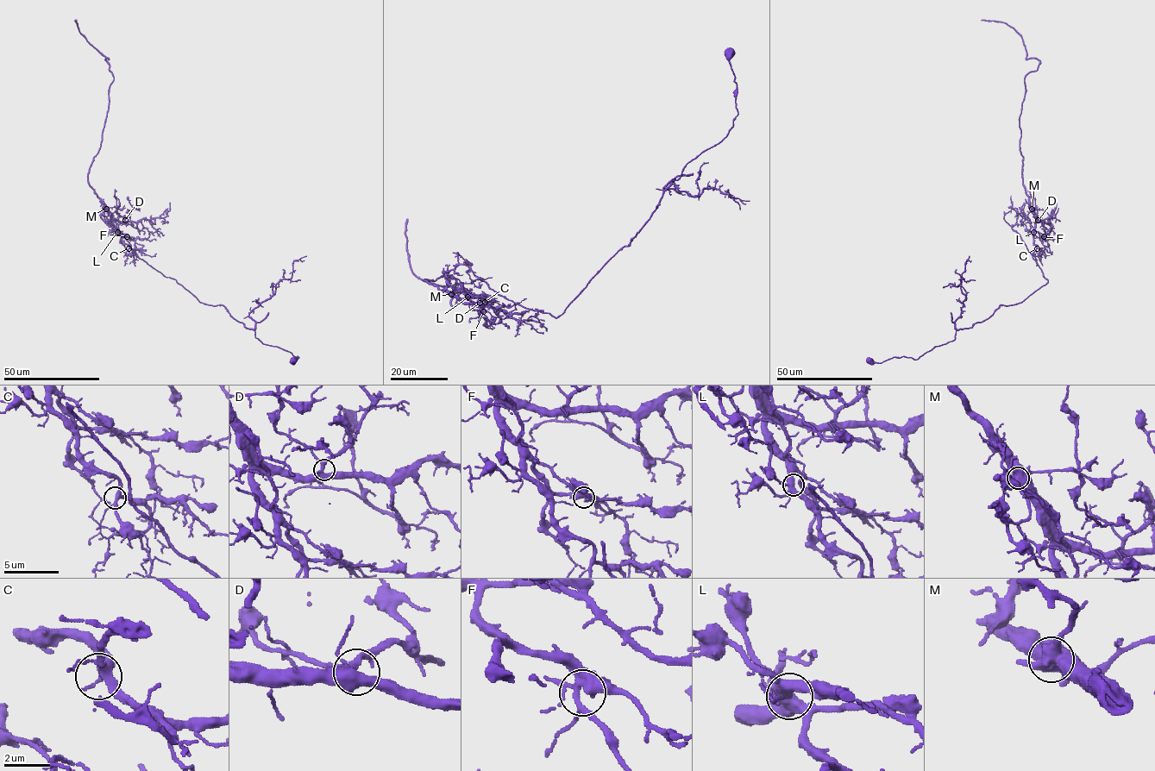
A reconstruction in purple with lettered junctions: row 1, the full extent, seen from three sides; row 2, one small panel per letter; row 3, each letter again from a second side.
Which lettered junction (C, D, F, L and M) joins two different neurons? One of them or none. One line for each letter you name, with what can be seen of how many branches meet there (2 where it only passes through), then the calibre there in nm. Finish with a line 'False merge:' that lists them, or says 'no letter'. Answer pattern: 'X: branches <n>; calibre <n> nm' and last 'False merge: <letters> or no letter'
M: branches 5; calibre 700 nm
False merge: M

